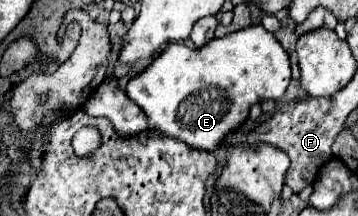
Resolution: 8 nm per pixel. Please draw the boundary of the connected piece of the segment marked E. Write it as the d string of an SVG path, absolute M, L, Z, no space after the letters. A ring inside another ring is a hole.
M251 25L221 39L211 39L199 49L191 49L185 43L169 45L141 75L129 81L127 95L143 109L149 127L161 131L163 135L175 137L189 147L215 151L227 143L227 137L241 129L249 119L249 111L255 103L267 99L281 99L291 81L289 55L281 43L263 25Z

